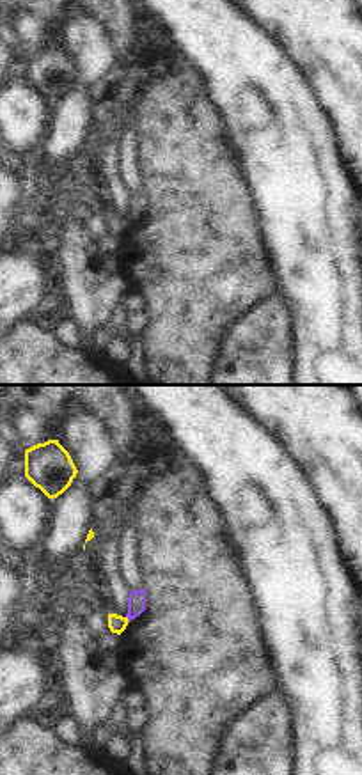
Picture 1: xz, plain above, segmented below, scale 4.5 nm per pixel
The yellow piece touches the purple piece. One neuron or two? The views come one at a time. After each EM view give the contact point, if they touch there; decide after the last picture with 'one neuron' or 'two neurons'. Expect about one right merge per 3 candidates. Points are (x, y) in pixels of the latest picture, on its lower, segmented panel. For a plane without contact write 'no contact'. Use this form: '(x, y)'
(126, 619)

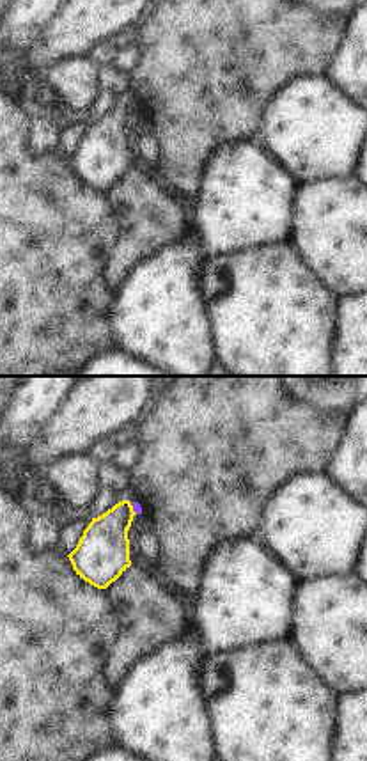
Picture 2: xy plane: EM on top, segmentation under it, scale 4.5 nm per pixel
(132, 508)

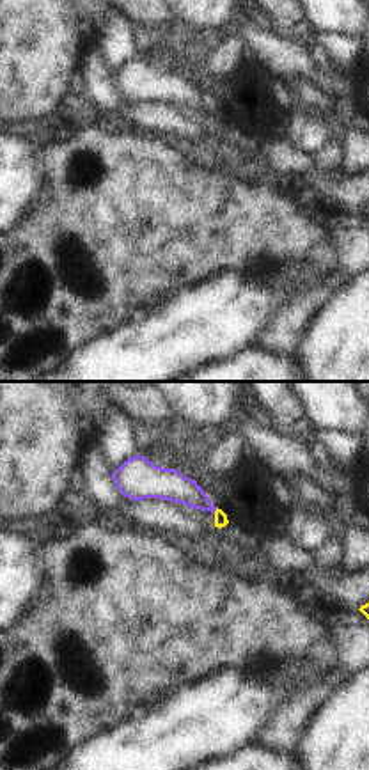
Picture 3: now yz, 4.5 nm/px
(215, 511)

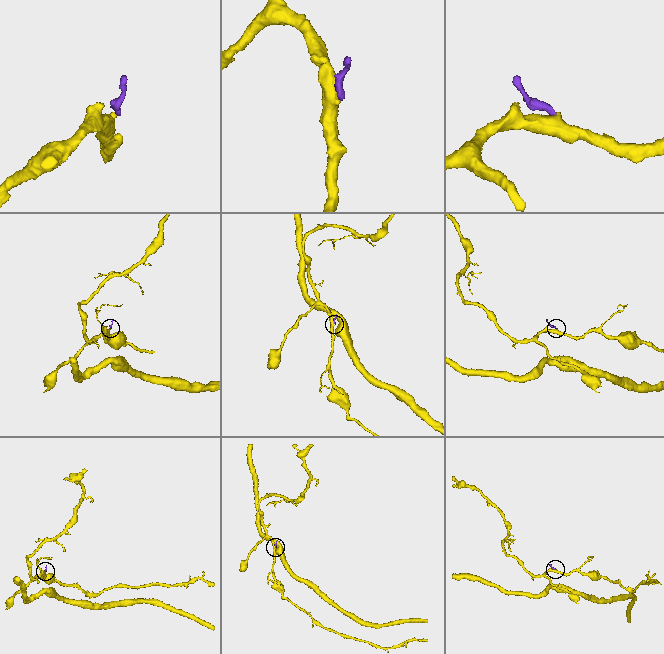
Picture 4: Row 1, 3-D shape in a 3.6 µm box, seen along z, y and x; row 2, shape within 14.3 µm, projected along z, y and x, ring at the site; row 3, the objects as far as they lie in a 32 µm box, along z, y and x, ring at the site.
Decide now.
two neurons

